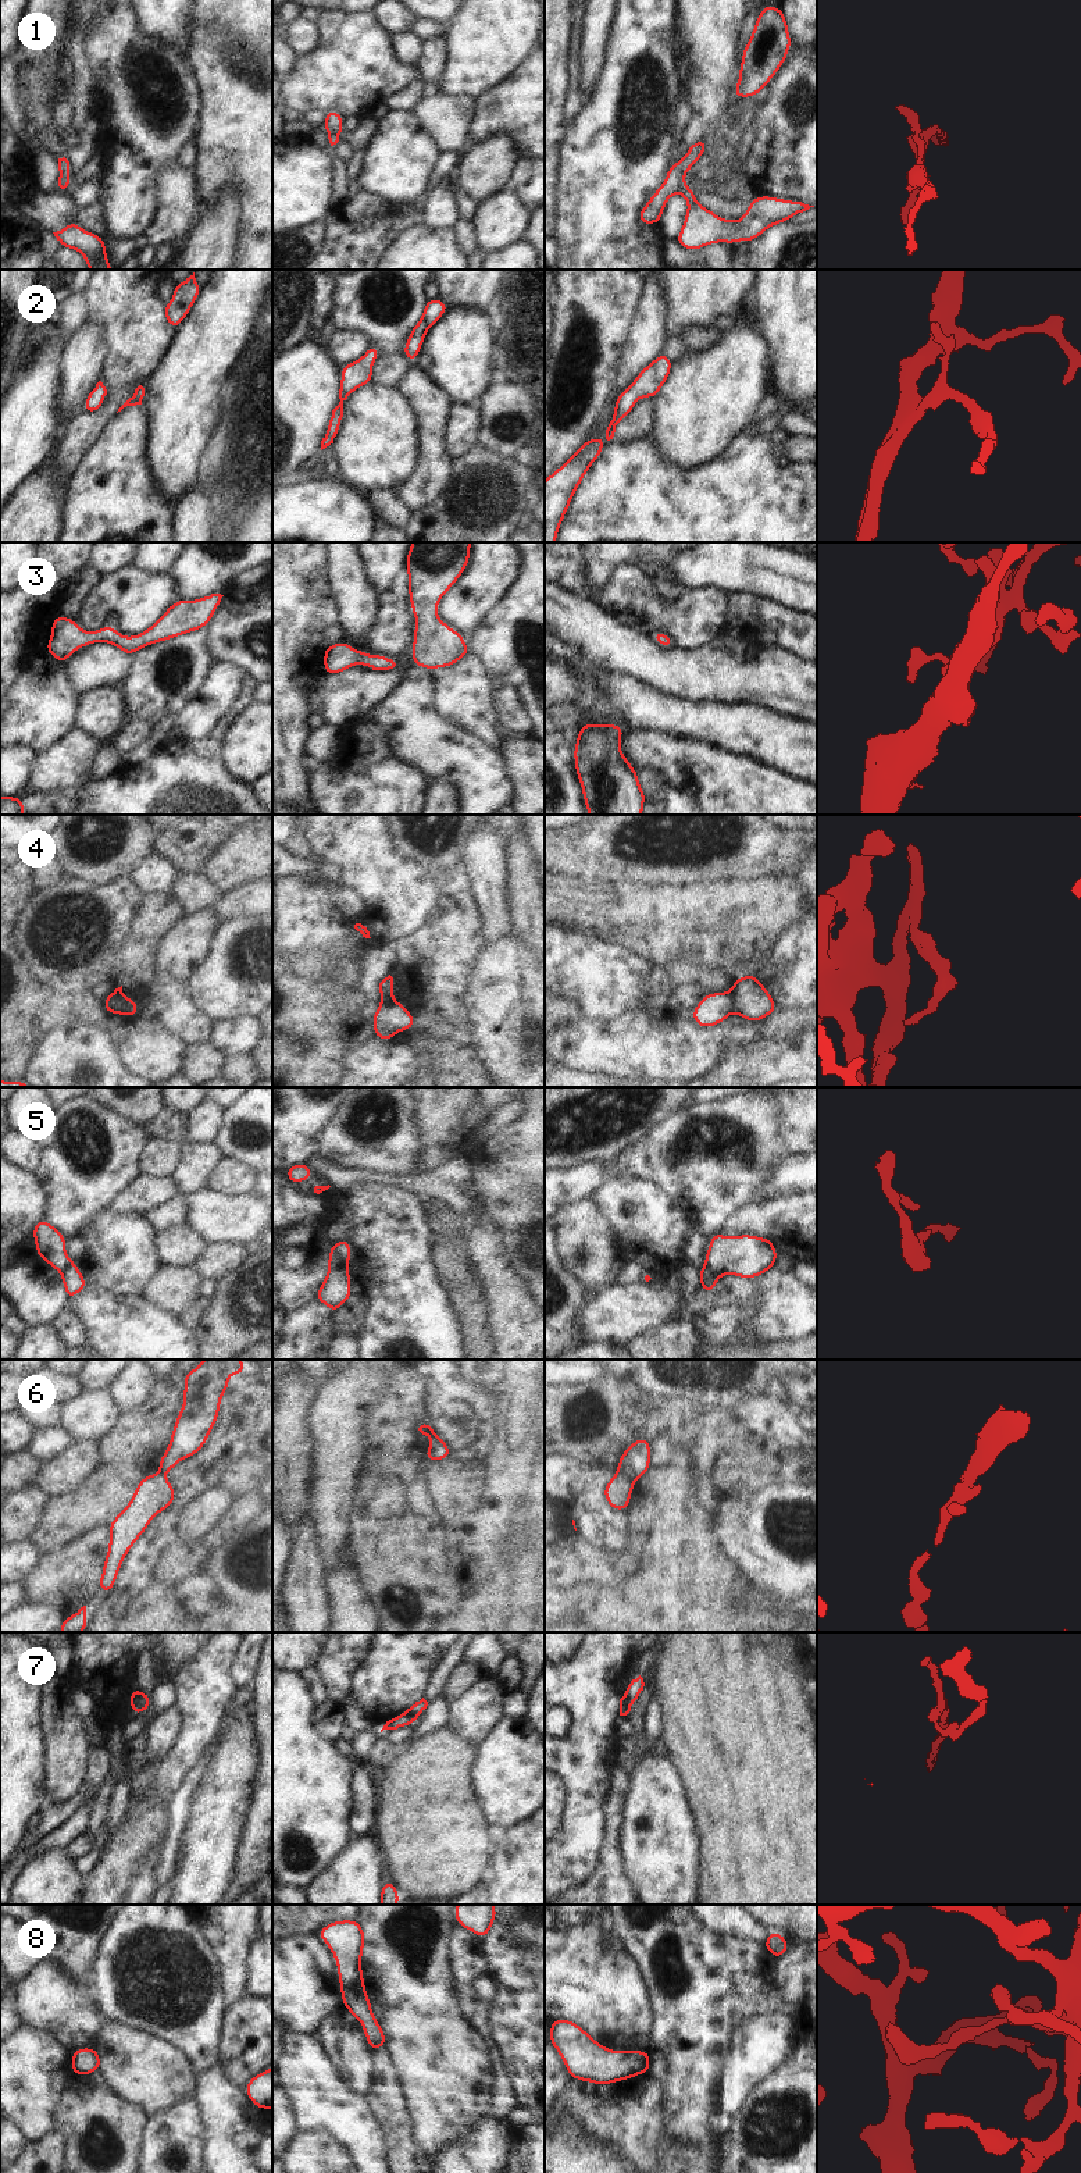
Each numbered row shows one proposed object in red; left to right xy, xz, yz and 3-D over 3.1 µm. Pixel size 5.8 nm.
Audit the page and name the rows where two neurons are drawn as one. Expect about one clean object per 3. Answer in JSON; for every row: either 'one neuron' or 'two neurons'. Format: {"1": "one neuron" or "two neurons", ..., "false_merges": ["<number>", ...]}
{"1": "two neurons", "2": "one neuron", "3": "one neuron", "4": "two neurons", "5": "two neurons", "6": "two neurons", "7": "two neurons", "8": "one neuron", "false_merges": ["1", "4", "5", "6", "7"]}

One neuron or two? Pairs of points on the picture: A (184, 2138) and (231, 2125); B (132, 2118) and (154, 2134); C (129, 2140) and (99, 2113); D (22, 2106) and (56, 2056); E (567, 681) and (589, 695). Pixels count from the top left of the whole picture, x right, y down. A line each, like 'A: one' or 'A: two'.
A: two
B: two
C: one
D: one
E: one

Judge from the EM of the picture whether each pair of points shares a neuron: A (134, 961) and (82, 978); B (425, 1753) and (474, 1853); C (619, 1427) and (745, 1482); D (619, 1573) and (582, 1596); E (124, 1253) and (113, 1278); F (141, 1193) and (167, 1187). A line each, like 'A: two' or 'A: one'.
A: two
B: one
C: one
D: two
E: one
F: one

